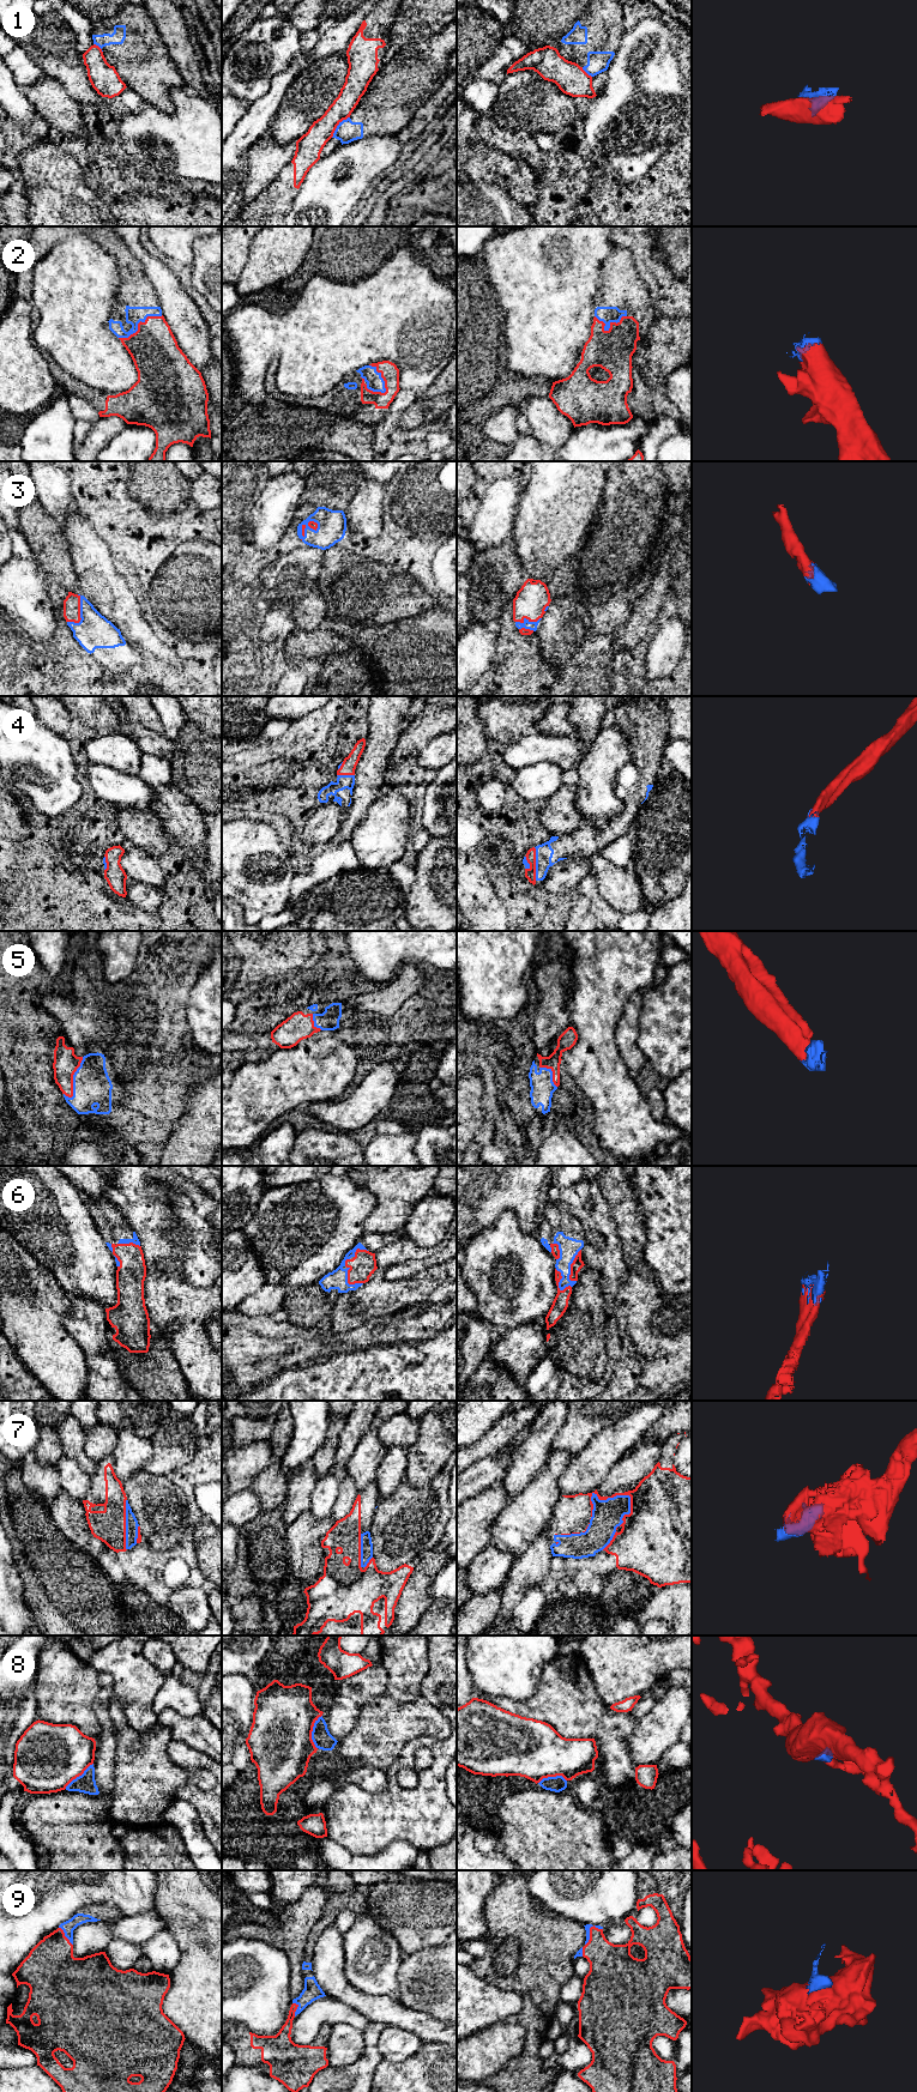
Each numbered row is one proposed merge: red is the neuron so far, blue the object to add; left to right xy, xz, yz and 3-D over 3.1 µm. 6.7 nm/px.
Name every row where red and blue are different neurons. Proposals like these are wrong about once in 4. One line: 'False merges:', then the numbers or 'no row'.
False merges: 1, 7, 8

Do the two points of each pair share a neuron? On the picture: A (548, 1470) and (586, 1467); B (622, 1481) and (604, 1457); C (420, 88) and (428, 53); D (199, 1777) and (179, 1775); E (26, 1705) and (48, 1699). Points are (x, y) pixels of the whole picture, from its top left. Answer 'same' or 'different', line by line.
A: different
B: different
C: same
D: same
E: different

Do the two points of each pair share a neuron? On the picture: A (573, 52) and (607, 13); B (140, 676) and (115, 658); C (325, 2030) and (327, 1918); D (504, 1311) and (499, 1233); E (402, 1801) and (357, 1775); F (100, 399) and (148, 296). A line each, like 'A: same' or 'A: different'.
A: same
B: same
C: same
D: same
E: different
F: same

